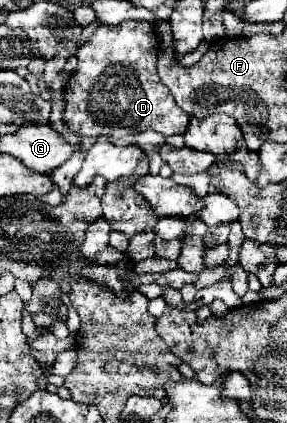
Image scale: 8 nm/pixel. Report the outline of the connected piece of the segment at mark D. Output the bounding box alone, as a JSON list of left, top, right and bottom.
[64,20,190,138]

